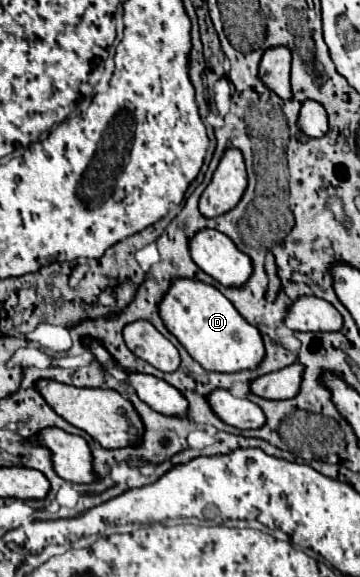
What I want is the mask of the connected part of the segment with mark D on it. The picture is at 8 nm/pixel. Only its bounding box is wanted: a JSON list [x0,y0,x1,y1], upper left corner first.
[159,279,265,373]

